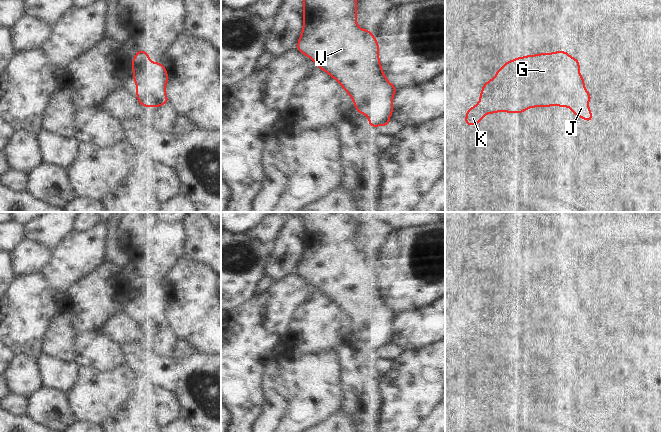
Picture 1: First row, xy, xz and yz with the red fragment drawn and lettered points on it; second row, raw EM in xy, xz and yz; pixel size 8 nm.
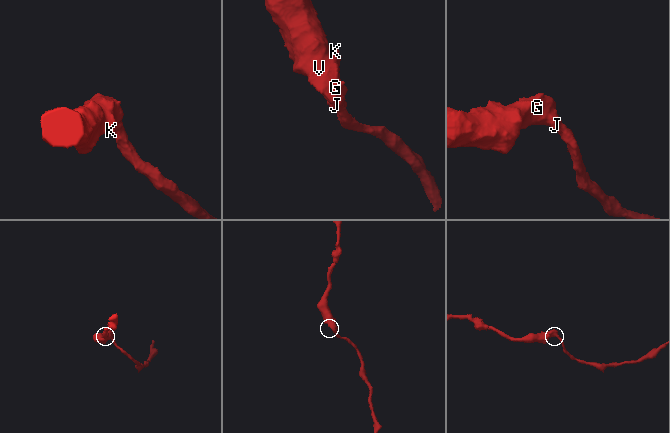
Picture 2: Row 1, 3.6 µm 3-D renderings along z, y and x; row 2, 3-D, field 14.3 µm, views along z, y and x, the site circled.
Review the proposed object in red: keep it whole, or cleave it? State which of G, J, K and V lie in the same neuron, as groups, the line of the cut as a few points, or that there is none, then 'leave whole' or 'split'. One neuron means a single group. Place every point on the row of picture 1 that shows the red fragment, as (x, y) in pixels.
G J K V; no cut; leave whole

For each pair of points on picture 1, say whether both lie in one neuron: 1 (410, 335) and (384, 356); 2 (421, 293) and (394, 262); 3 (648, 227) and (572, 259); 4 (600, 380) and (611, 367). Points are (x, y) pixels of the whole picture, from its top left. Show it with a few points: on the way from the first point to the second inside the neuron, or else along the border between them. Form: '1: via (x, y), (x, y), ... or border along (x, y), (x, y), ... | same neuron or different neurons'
1: border along (389, 349), (394, 351) | different neurons
2: via (417, 285), (402, 270) | same neuron
3: via (628, 228), (612, 228), (586, 241) | same neuron
4: border along (594, 374), (602, 374), (610, 381) | different neurons

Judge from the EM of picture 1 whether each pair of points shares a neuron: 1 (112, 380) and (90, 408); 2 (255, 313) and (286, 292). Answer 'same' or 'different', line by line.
1: same
2: same

